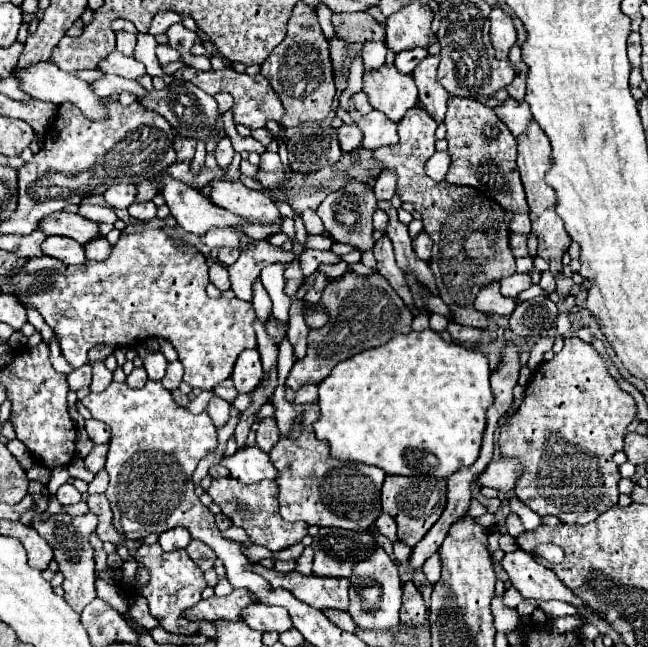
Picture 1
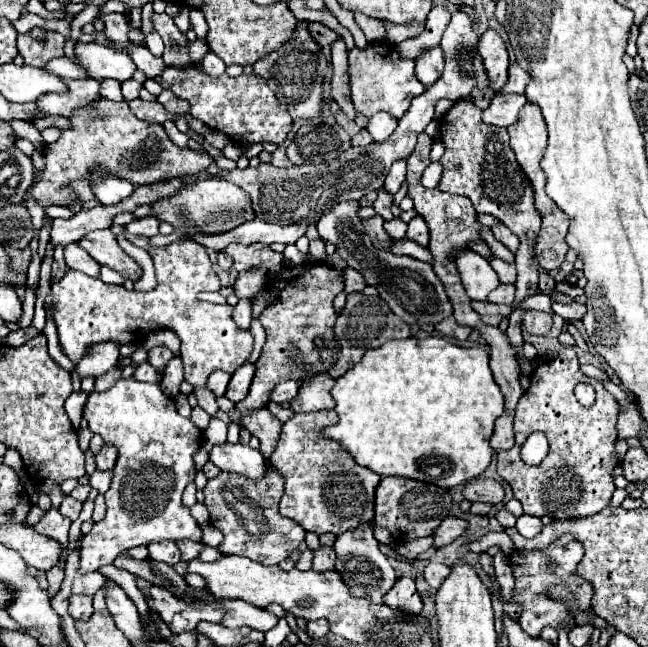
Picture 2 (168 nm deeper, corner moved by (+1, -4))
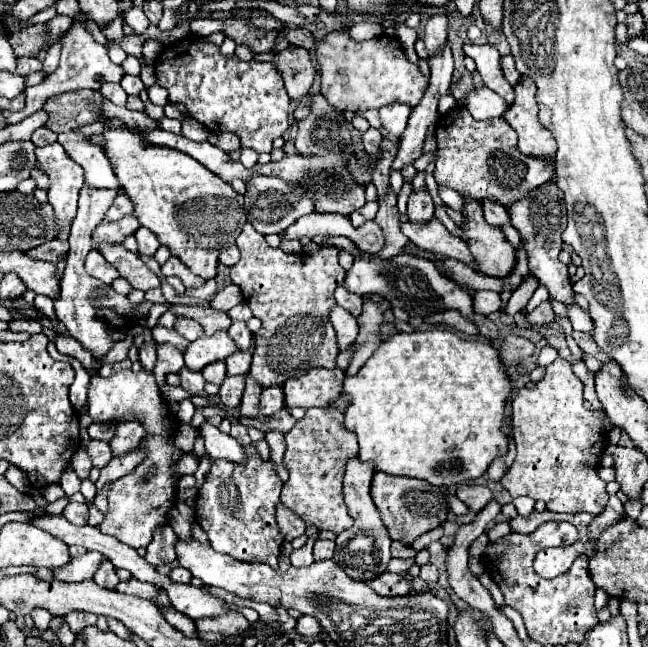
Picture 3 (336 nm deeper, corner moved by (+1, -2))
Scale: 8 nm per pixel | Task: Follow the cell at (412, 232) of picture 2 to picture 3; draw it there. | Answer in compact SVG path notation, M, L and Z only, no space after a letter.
M417 190L409 196L409 204L407 204L407 214L411 222L427 222L433 218L433 198L427 190Z

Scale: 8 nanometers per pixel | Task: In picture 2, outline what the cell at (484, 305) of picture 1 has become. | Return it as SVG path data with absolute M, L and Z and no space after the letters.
M461 252L459 254L459 274L463 276L463 286L467 296L477 302L487 302L491 290L495 290L501 282L489 262L477 252Z

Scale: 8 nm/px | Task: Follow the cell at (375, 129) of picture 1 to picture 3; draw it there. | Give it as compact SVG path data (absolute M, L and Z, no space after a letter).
M395 102L395 104L387 104L383 108L379 108L379 114L381 114L381 122L383 126L395 134L395 136L401 136L405 126L407 126L407 118L411 114L411 106L407 104L401 104L401 102Z

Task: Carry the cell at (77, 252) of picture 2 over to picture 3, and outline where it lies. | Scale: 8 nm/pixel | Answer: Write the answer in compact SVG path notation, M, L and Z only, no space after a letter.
M95 250L89 252L89 256L85 260L85 270L93 278L97 278L97 280L101 280L105 284L111 284L115 278L119 278L119 272L99 252L95 252Z

